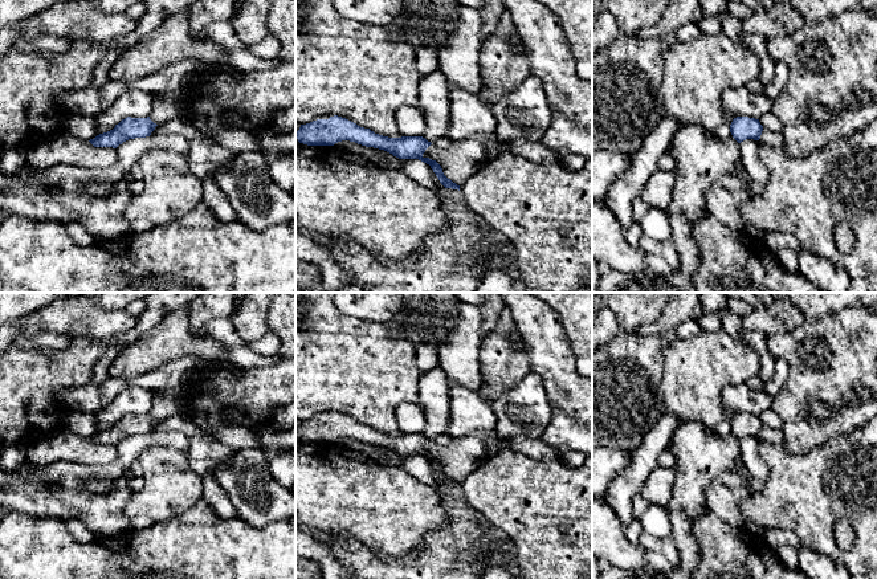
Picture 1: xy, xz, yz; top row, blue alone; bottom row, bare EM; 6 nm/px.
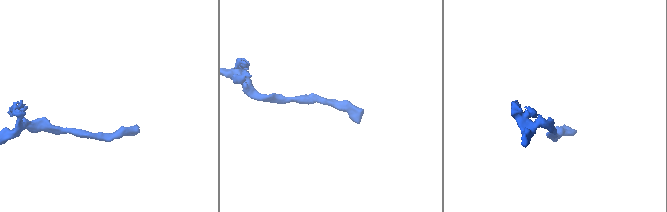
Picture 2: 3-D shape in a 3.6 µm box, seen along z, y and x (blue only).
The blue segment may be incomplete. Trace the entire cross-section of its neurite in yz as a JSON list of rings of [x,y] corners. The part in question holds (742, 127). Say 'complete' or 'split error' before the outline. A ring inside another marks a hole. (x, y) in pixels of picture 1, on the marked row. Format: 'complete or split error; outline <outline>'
complete; outline [[[737,117],[730,125],[730,132],[738,143],[746,139],[759,140],[762,131],[763,126],[755,118]]]

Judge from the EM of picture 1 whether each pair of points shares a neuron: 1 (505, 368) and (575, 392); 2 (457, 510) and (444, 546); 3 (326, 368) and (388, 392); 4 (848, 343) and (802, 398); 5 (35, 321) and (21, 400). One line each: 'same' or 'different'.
1: different
2: same
3: same
4: same
5: different

